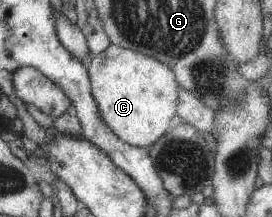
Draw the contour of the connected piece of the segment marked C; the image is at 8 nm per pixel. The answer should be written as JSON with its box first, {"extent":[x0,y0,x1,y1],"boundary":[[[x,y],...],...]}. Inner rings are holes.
{"extent":[86,44,179,148],"boundary":[[[109,44],[102,52],[92,56],[86,69],[99,115],[107,128],[120,140],[135,147],[148,148],[176,120],[175,106],[179,86],[175,81],[174,73],[158,59],[147,57],[138,51]]]}

